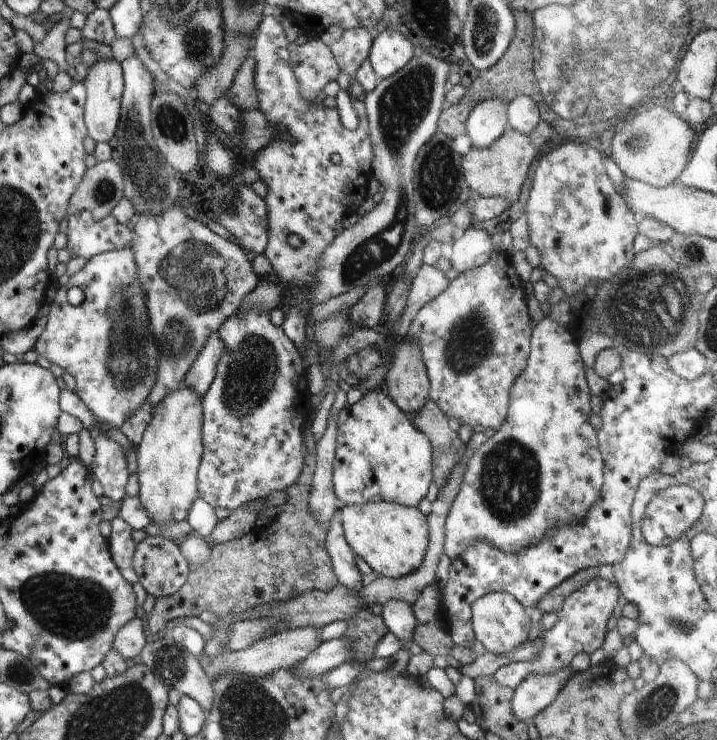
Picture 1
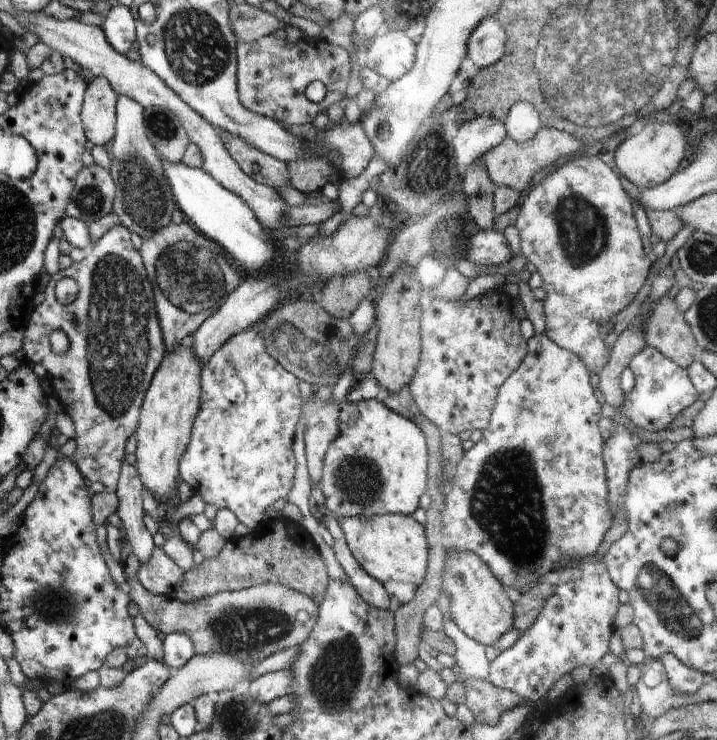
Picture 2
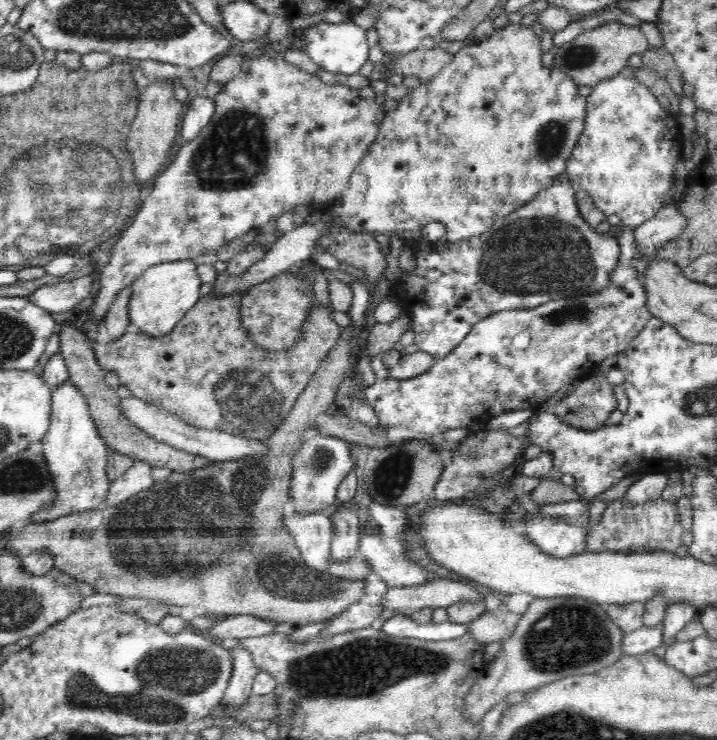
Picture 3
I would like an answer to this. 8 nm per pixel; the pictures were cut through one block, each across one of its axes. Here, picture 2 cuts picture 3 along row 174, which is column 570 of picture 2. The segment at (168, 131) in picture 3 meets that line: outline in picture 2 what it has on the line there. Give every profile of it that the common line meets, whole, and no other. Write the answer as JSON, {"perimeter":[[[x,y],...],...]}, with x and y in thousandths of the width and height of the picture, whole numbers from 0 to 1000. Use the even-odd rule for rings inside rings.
{"perimeter":[[[756,168],[748,184],[731,195],[722,195],[714,186],[706,185],[696,197],[686,200],[674,212],[672,223],[690,253],[709,251],[728,262],[743,251],[743,241],[750,231],[775,222],[780,214],[812,209],[817,201],[815,199],[813,192],[803,189],[798,181]]]}

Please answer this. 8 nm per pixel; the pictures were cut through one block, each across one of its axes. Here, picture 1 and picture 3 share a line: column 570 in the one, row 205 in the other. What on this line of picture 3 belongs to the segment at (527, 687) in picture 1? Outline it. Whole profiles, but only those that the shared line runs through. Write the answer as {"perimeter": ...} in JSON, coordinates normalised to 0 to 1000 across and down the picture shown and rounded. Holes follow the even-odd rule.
{"perimeter":[[[936,273],[883,311],[888,341],[912,343],[914,336],[946,319],[955,305],[955,292],[944,282],[943,274]]]}

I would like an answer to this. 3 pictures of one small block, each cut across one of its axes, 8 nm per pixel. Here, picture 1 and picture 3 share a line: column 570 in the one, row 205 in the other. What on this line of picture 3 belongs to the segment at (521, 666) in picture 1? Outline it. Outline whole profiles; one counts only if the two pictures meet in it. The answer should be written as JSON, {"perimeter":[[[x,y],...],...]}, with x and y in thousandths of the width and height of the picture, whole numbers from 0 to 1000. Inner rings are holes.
{"perimeter":[[[869,99],[837,109],[819,130],[815,176],[791,219],[789,241],[798,251],[816,257],[826,266],[828,278],[847,293],[851,289],[865,292],[866,309],[861,319],[865,355],[884,353],[888,332],[883,311],[923,281],[923,265],[937,250],[943,220],[948,216],[951,197],[946,192],[943,168],[937,159],[932,159],[929,150],[908,120],[881,103]]]}

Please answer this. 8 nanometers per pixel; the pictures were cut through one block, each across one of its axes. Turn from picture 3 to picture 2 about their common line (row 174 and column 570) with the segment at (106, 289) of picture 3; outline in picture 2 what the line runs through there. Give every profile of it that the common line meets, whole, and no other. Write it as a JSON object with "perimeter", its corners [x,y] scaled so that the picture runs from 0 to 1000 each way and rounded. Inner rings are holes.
{"perimeter":[[[808,209],[801,214],[801,216],[789,219],[787,224],[781,224],[781,227],[775,227],[775,230],[770,231],[762,238],[762,242],[756,249],[739,254],[735,268],[731,270],[731,274],[728,274],[721,295],[718,308],[724,312],[725,343],[731,345],[732,349],[749,362],[749,368],[756,376],[755,389],[762,395],[762,403],[756,407],[762,457],[770,459],[775,468],[781,468],[781,470],[792,473],[792,476],[798,476],[798,478],[803,478],[803,481],[815,489],[820,505],[834,507],[840,497],[848,492],[848,484],[851,484],[852,474],[851,470],[845,470],[842,459],[837,457],[837,438],[854,432],[859,424],[865,424],[868,419],[872,419],[884,407],[911,359],[898,338],[897,327],[894,326],[894,319],[890,314],[887,297],[884,296],[881,269],[870,258],[870,254],[868,254],[865,241],[856,234],[856,230],[852,230],[848,223],[837,216],[837,214],[833,214],[831,211]]]}

